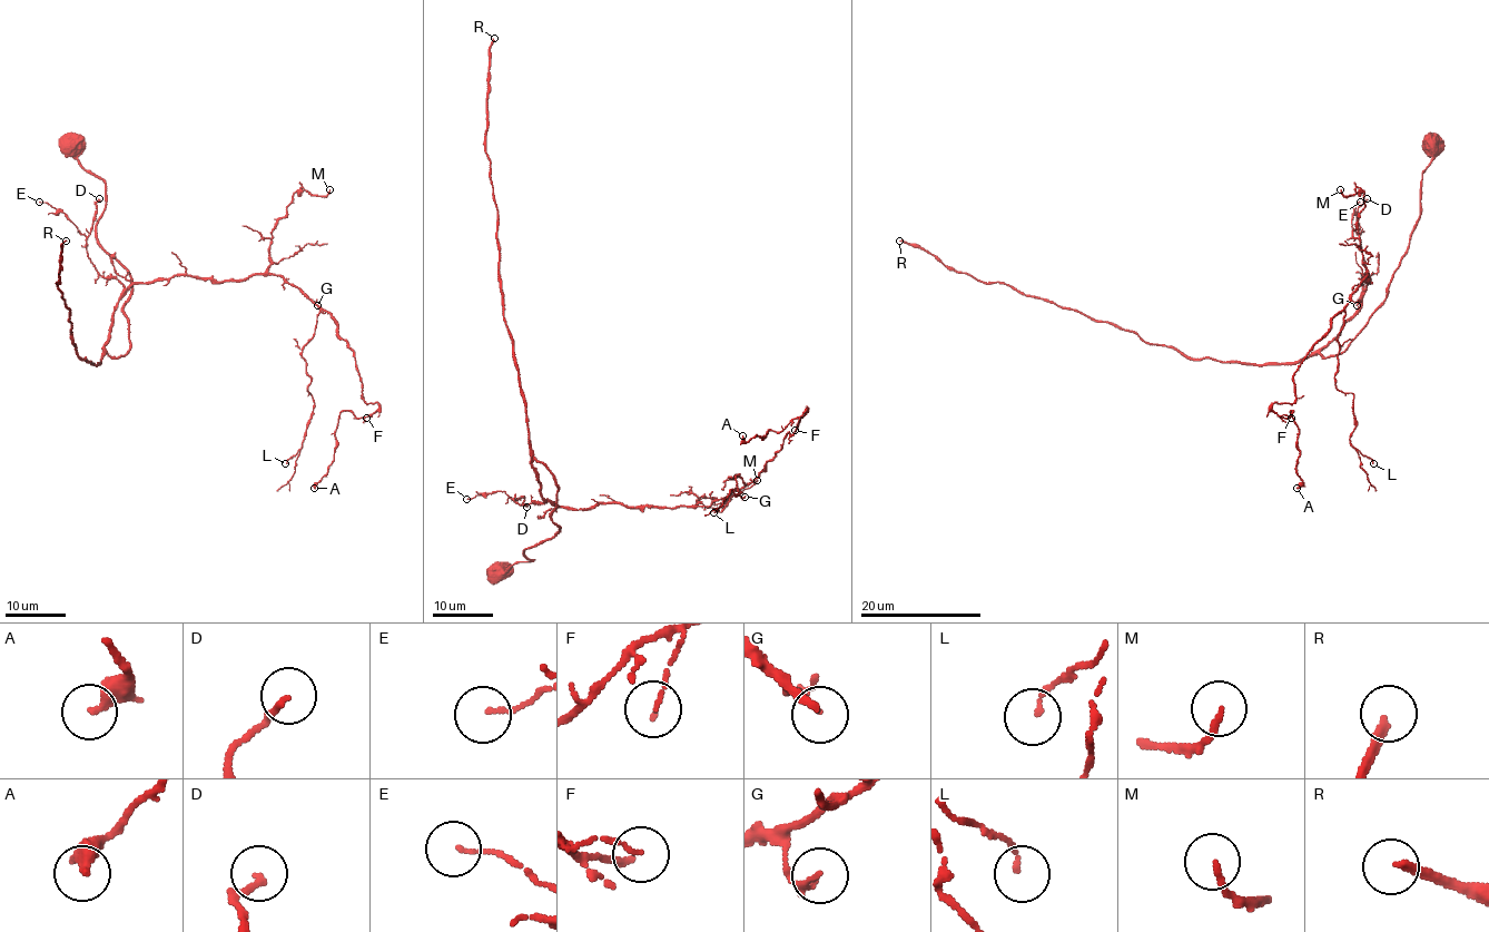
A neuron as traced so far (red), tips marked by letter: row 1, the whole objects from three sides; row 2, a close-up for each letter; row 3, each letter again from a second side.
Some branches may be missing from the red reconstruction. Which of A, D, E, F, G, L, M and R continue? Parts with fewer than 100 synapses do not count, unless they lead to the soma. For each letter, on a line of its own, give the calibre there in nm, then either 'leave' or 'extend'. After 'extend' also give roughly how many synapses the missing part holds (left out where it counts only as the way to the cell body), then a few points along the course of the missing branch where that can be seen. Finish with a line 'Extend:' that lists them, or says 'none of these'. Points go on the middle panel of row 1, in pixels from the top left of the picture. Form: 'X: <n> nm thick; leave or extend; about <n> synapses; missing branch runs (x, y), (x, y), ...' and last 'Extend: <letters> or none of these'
A: 260 nm thick; leave
D: 160 nm thick; leave
E: 90 nm thick; leave
F: 80 nm thick; leave
G: 80 nm thick; leave
L: 120 nm thick; leave
M: 150 nm thick; leave
R: 200 nm thick; extend; about 650 synapses
Extend: R

